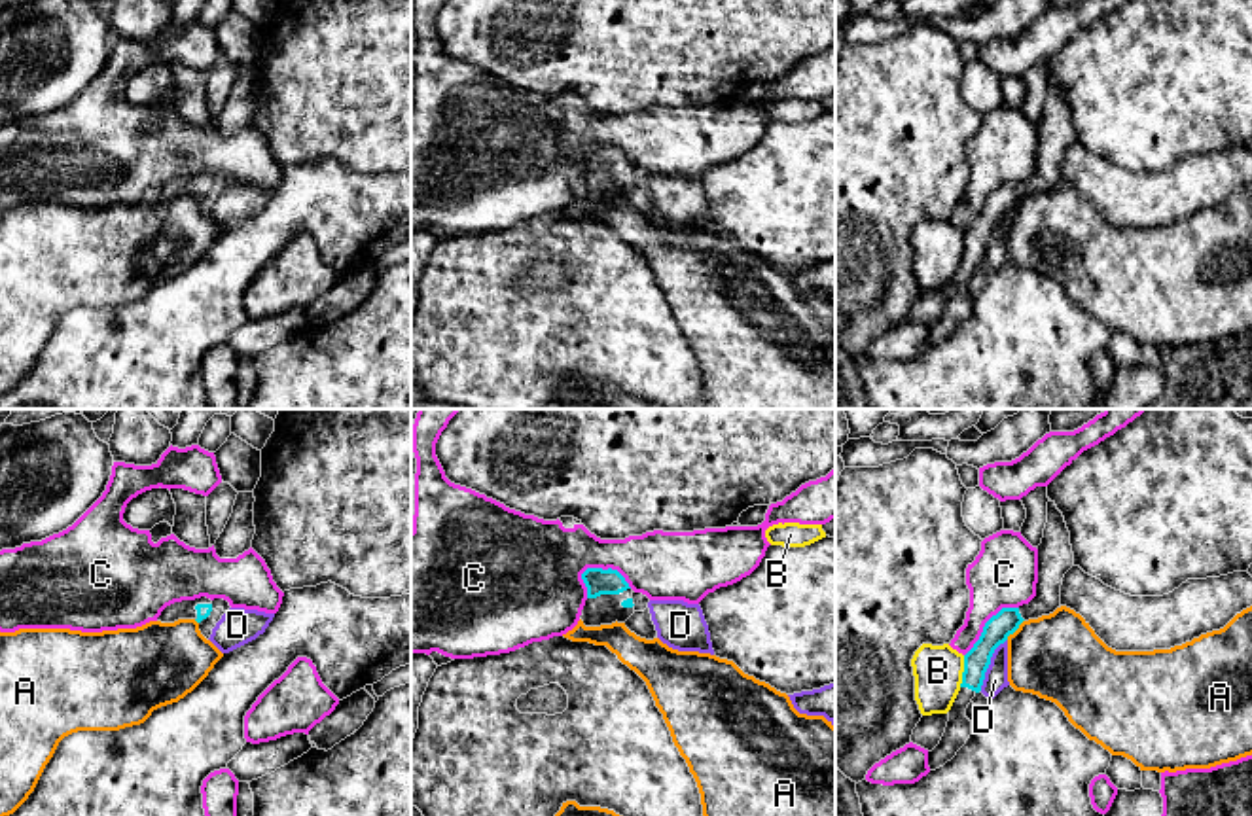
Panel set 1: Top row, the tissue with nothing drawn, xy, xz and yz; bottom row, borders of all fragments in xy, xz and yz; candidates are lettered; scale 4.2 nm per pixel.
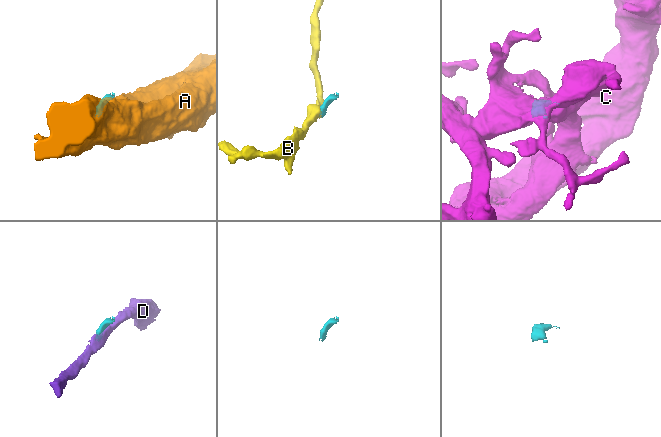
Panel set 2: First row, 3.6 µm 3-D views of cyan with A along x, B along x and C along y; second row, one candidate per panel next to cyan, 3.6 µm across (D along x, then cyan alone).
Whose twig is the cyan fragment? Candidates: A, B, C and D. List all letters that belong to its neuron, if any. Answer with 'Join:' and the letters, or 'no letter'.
Join: no letter

